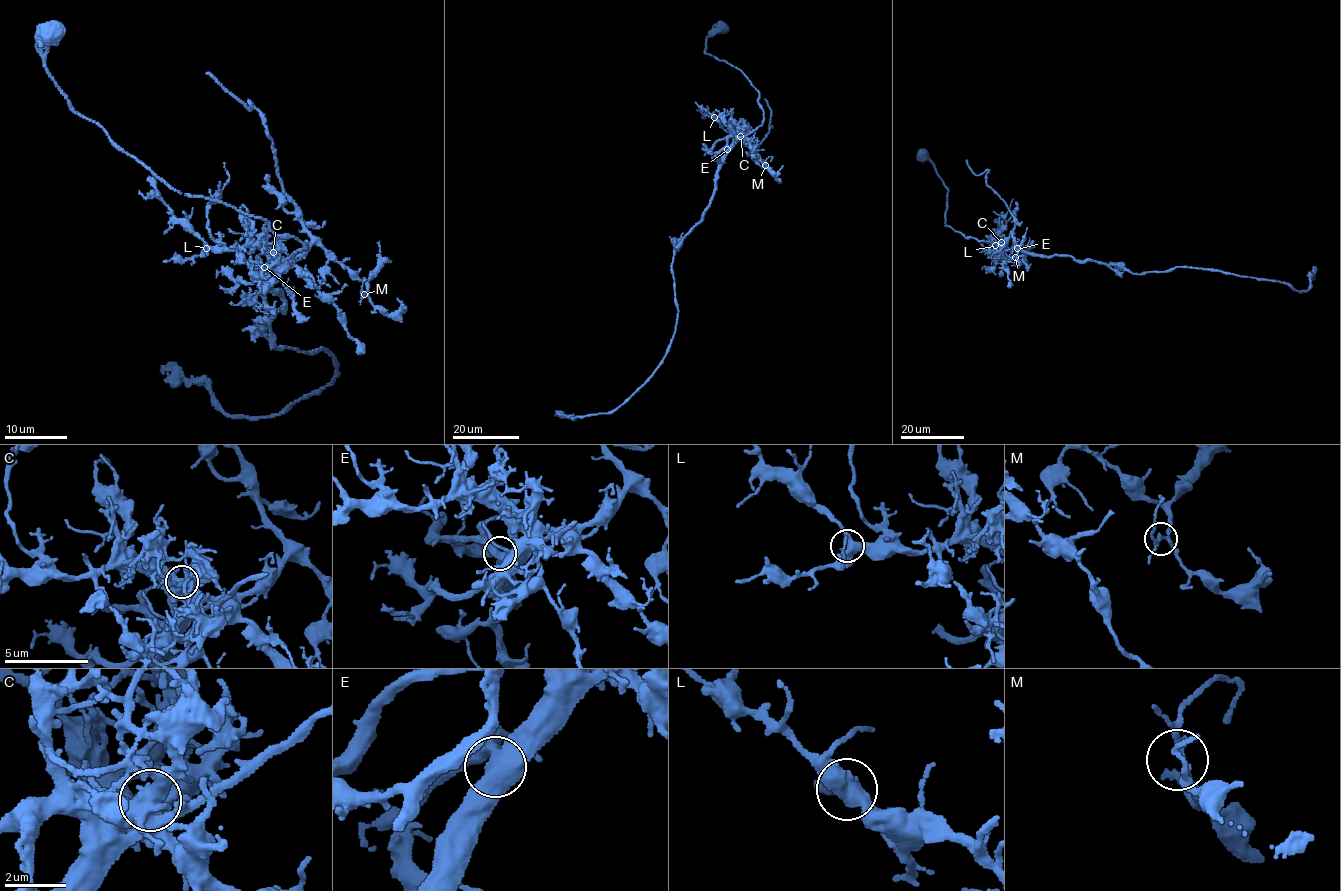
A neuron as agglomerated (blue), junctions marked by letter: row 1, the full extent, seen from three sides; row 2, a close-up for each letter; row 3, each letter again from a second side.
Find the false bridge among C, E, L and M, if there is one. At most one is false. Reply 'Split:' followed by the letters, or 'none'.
Split: C

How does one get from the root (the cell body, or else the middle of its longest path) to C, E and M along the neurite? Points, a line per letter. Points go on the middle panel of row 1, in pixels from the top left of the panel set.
C: (722, 28), (706, 37), (704, 50), (742, 72), (758, 91), (763, 111), (761, 125), (740, 135)
E: (722, 28), (706, 37), (704, 50), (742, 72), (758, 91), (764, 115), (761, 125), (727, 149)
M: (722, 28), (706, 37), (704, 50), (739, 68), (758, 91), (763, 120), (746, 142), (765, 165)

